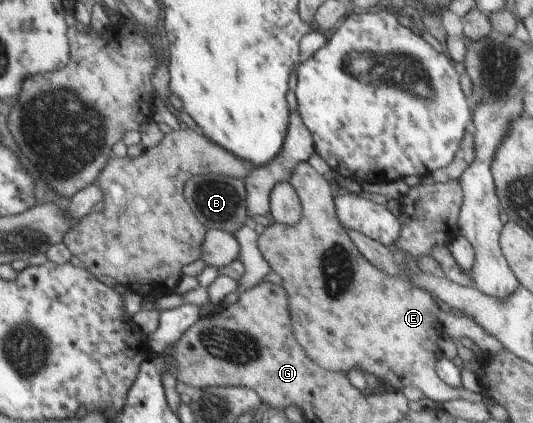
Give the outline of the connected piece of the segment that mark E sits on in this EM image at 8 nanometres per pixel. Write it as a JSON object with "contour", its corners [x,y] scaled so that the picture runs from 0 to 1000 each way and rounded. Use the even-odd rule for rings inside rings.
{"contour":[[[567,378],[546,400],[540,426],[559,463],[561,482],[565,485],[565,511],[550,534],[518,527],[495,534],[492,551],[482,556],[480,579],[488,603],[507,629],[507,636],[529,660],[529,678],[533,681],[533,688],[538,690],[538,716],[544,719],[546,775],[561,820],[576,835],[576,842],[591,861],[604,868],[604,872],[649,884],[655,872],[660,872],[660,868],[675,868],[677,879],[683,882],[685,891],[694,887],[702,889],[732,922],[756,922],[758,915],[765,915],[767,910],[782,915],[794,927],[799,941],[811,948],[811,953],[818,948],[827,953],[831,948],[863,943],[904,950],[901,948],[901,934],[889,929],[880,931],[872,929],[871,922],[850,920],[850,915],[835,908],[824,889],[814,887],[814,849],[826,844],[826,830],[822,830],[818,801],[822,801],[822,787],[829,787],[829,783],[826,783],[829,773],[818,764],[818,730],[822,730],[822,726],[818,726],[818,716],[814,716],[814,704],[809,697],[803,697],[794,683],[780,681],[764,660],[762,645],[758,652],[728,652],[724,643],[702,631],[702,626],[690,622],[689,612],[681,610],[681,600],[662,582],[651,548],[645,546],[636,530],[629,508],[629,461],[625,456],[625,435],[610,414],[597,411],[597,407],[593,407],[574,378]]]}

